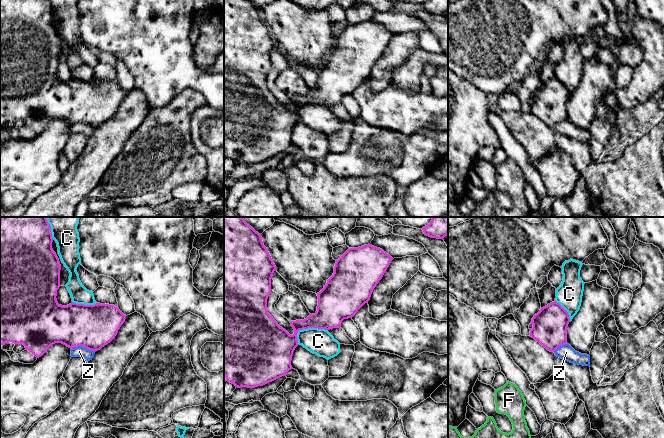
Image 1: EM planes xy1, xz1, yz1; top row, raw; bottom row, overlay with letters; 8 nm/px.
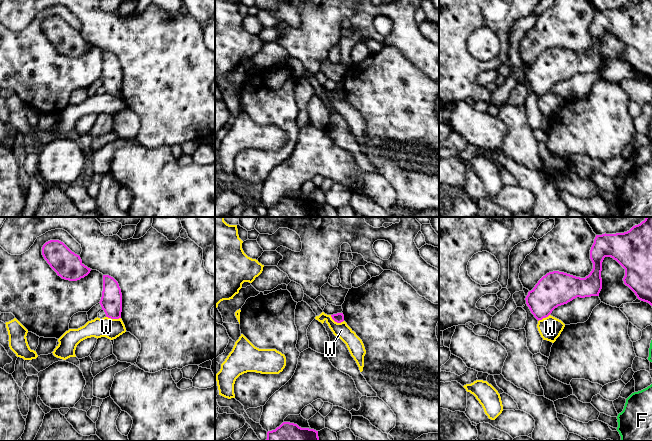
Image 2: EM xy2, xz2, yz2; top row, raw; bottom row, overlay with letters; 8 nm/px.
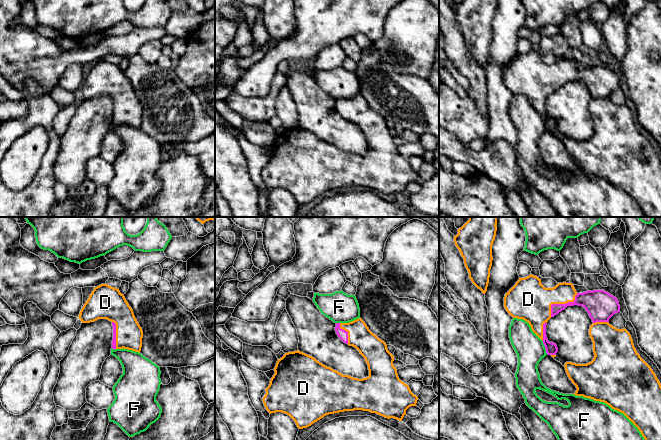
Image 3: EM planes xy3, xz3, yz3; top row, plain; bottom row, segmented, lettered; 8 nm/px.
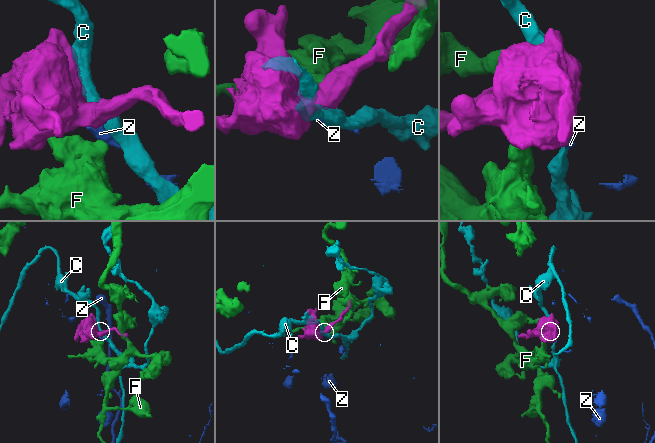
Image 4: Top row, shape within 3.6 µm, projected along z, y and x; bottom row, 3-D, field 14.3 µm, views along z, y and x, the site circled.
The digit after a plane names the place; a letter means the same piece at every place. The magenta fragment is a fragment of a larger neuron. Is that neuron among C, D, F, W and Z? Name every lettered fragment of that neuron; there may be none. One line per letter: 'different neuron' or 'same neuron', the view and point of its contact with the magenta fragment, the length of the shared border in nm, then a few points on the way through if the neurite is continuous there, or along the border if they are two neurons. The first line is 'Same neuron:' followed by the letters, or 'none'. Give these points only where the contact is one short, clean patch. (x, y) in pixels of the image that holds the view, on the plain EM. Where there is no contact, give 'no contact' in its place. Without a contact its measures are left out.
Same neuron: D
C: different neuron | xz1 (306, 104) | 280 nm
D: same neuron | yz3 (560, 80) | 300 nm
F: different neuron | yz3 (545, 123) | 130 nm
W: different neuron | xz2 (336, 97) | 120 nm | along xz2 (330, 91), (337, 98), (343, 97)
Z: different neuron | xy1 (83, 122) | 200 nm | along xy1 (71, 124), (84, 122), (95, 127)

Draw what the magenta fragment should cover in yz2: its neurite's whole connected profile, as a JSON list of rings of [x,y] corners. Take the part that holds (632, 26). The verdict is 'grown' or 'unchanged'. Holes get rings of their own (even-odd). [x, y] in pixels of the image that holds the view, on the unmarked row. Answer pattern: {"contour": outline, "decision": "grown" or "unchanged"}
{"contour": [[[638,0],[624,9],[596,11],[590,26],[593,45],[585,54],[559,47],[549,48],[543,52],[525,74],[534,93],[538,97],[542,96],[558,82],[567,80],[577,73],[599,72],[602,65],[602,38],[605,33],[613,34],[625,45],[624,60],[639,76],[652,82],[652,0]]], "decision": "unchanged"}

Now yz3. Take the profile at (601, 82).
{"contour": [[[529,51],[519,54],[516,60],[505,70],[504,83],[513,93],[523,95],[529,99],[532,107],[543,117],[547,131],[556,133],[557,121],[549,118],[546,112],[546,101],[551,93],[554,93],[567,82],[583,82],[588,88],[593,100],[590,102],[589,111],[593,118],[594,134],[587,140],[566,138],[564,143],[569,155],[576,162],[576,172],[583,172],[595,177],[604,178],[612,185],[623,189],[641,208],[646,217],[661,217],[661,160],[651,143],[637,129],[630,109],[624,105],[617,105],[610,101],[609,95],[620,88],[620,81],[616,73],[604,66],[586,67],[577,69],[572,59],[558,59],[553,64],[545,64],[541,55]]], "decision": "grown"}

